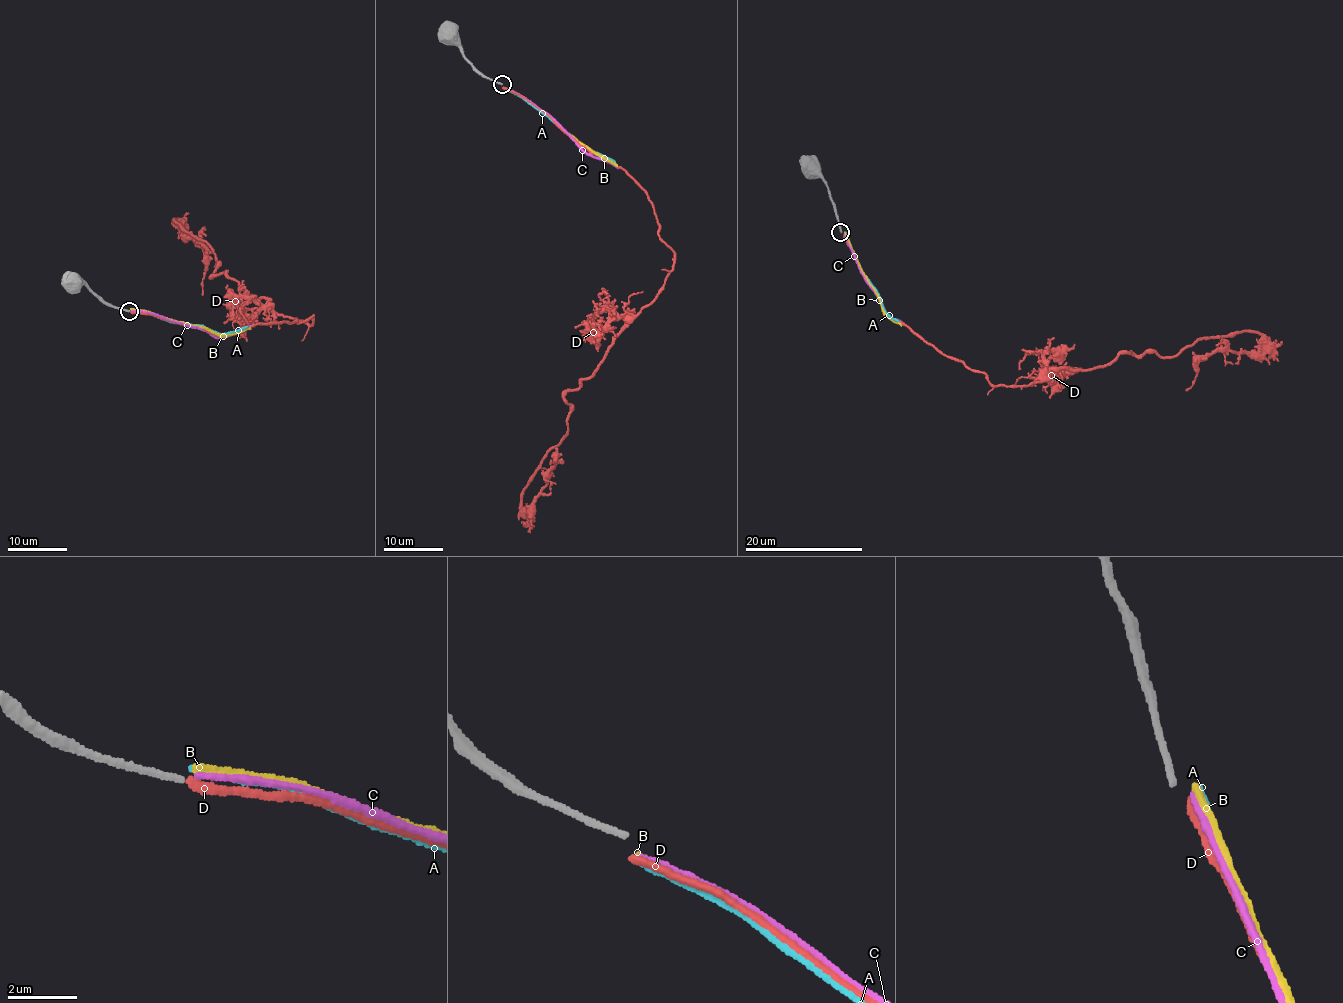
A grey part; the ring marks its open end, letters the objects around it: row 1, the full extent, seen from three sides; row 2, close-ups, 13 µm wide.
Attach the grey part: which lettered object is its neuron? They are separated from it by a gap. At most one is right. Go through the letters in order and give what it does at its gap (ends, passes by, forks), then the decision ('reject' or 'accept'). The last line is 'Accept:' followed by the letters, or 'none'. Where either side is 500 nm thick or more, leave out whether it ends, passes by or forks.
A: it ends | reject
B: it ends | reject
C: it ends | accept
D: it ends | reject
Accept: C

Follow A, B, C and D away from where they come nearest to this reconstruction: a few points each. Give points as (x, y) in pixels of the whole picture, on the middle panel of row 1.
A: (503, 88), (522, 96), (591, 151), (614, 162)
B: (503, 87), (529, 101), (617, 167)
C: (503, 87), (519, 92), (552, 116), (587, 154), (619, 168)
D: (503, 87), (623, 168), (673, 254), (664, 288), (564, 395), (566, 437), (524, 490), (534, 525)

